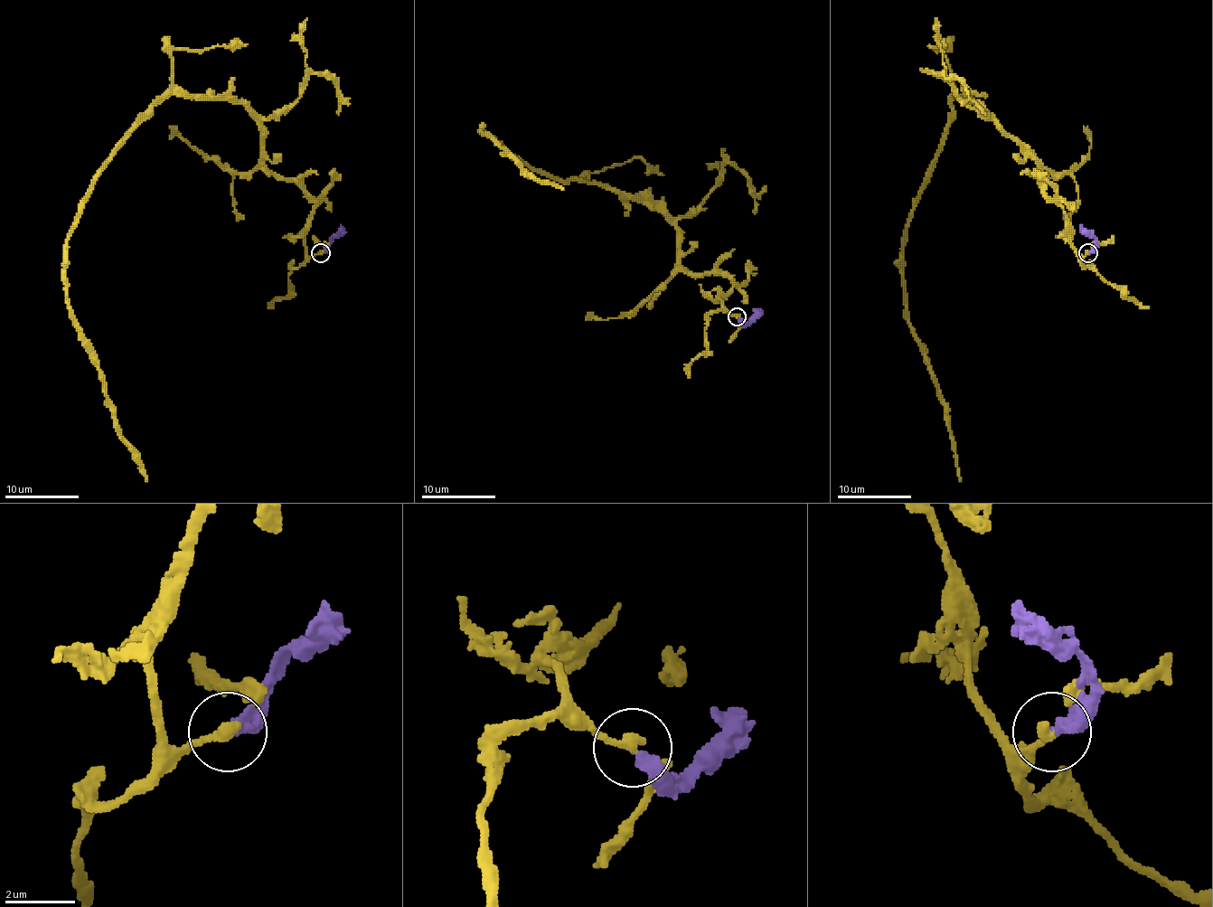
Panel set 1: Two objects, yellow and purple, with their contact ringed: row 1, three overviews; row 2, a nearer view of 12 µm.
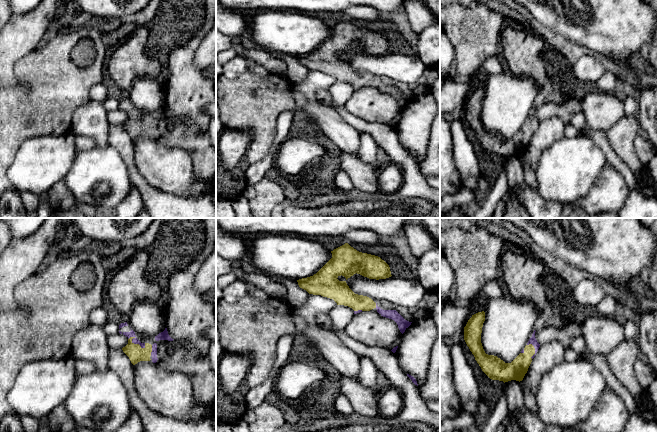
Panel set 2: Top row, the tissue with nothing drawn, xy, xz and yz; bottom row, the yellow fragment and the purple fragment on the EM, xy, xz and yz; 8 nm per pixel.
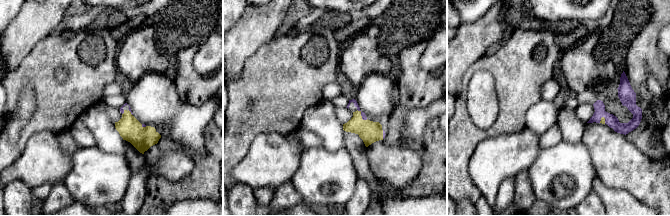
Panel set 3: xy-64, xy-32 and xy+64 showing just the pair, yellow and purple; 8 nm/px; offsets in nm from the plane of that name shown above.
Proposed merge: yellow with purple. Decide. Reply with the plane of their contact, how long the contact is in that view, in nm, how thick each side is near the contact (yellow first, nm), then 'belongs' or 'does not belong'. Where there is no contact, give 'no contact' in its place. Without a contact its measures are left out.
xy | 160 nm | 130/50 nm | belongs

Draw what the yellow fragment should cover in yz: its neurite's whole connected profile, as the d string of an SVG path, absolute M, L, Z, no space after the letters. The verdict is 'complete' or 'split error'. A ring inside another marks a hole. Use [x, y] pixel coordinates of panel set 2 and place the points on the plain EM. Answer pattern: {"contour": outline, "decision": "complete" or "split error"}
{"contour": "M478 88L468 96L464 103L464 116L482 147L492 156L508 158L522 157L540 120L535 114L535 106L525 124L511 138L505 139L494 131L485 129L481 119L481 109L485 97L485 88Z", "decision": "split error"}

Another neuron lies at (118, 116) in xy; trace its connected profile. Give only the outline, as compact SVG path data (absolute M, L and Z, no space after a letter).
M120 109L107 111L107 120L111 124L123 124L128 120L128 113Z

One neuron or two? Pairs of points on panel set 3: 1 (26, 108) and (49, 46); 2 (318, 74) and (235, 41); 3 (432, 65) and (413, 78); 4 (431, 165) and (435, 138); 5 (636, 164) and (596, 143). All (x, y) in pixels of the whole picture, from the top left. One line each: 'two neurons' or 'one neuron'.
1: two neurons
2: two neurons
3: two neurons
4: one neuron
5: one neuron

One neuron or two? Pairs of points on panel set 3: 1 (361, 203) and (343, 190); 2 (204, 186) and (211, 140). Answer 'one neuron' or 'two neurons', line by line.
1: two neurons
2: one neuron

